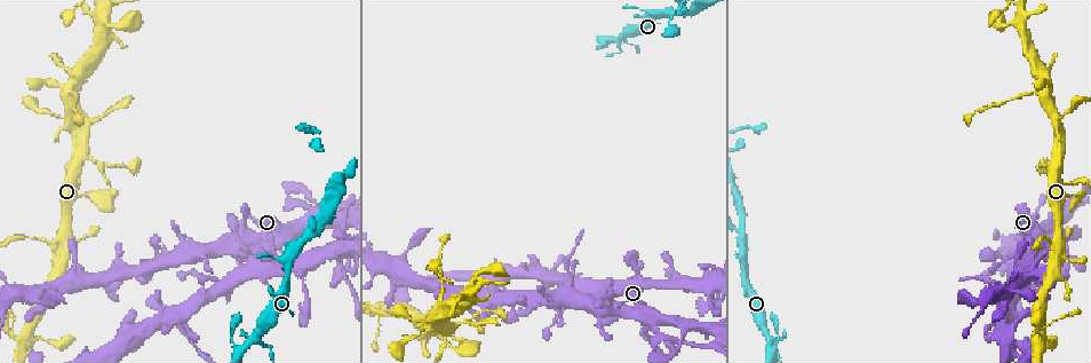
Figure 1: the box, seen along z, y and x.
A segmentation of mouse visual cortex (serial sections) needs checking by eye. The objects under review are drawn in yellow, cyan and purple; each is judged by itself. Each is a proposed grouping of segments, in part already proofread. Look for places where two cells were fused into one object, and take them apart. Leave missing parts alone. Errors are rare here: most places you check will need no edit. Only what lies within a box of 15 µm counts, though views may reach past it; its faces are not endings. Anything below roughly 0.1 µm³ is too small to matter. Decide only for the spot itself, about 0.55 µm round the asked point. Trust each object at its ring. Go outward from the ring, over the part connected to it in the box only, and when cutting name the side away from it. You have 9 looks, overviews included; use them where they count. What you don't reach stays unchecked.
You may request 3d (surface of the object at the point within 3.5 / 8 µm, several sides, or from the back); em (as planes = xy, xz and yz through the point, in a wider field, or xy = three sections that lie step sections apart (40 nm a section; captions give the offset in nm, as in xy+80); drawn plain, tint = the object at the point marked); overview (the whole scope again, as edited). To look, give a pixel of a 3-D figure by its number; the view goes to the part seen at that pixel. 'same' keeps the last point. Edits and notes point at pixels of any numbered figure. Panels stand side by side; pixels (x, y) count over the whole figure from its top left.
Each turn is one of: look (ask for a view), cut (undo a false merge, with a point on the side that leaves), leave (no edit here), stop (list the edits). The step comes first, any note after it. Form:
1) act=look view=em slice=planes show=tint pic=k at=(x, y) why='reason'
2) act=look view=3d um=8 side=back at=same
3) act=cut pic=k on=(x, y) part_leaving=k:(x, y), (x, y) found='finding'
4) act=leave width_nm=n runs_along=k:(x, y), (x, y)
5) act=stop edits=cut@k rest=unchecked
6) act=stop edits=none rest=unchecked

act=look view=3d um=3.5 pic=1 at=(66, 236) why='arms part here'

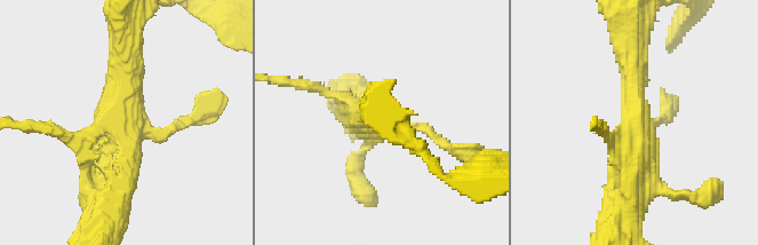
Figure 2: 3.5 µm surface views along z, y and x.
act=look view=em slice=xy step=5 show=tint pic=2 at=(118, 120)

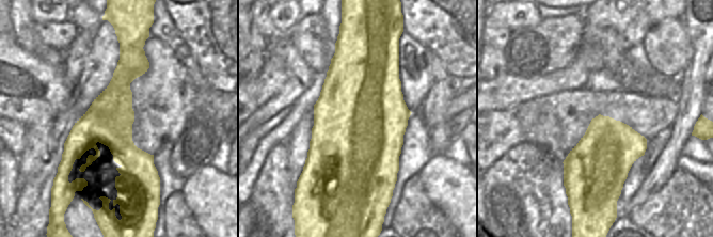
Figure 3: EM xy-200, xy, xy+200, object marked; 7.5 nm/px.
act=look view=em slice=planes show=tint at=same

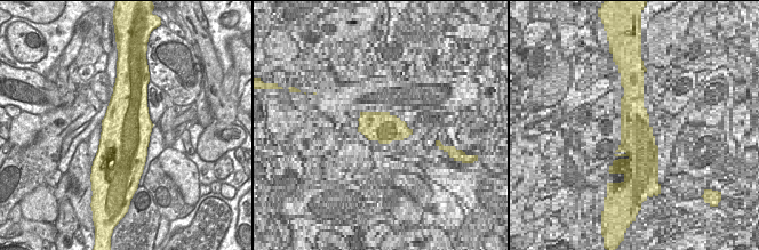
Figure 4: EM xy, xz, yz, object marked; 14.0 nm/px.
act=leave found='all the same cell'

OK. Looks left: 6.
act=look view=3d um=3.5 side=back pic=1 at=(46, 85) why='thin neck'

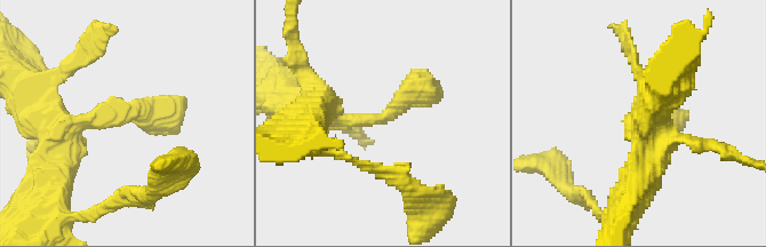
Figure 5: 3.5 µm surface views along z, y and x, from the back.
act=look view=em slice=xy step=3 show=tint pic=5 at=(124, 116)

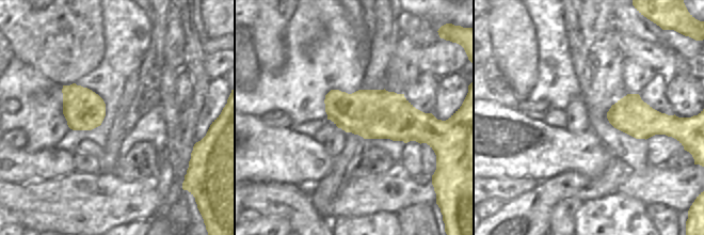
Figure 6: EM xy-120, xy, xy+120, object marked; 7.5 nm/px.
act=leave found='continuous, no second cell'

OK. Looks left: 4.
act=look view=3d um=3.5 side=back pic=1 at=(27, 332) why='abrupt turn'

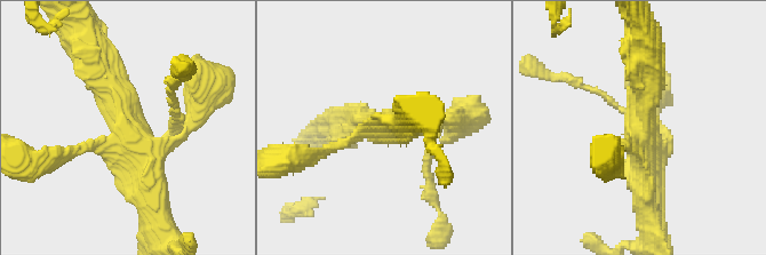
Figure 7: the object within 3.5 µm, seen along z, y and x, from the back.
act=look view=em slice=xy step=2 show=tint pic=7 at=(128, 129) why='shape alone is not enough'

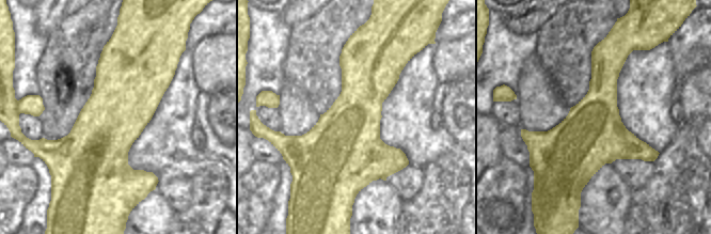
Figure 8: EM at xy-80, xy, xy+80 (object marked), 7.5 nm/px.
act=leave runs_along=7:(97, 64), (146, 148), (192, 124) found='continuous, no second cell'

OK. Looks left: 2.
act=look view=3d um=3.5 pic=1 at=(240, 247) why='three arms meet'

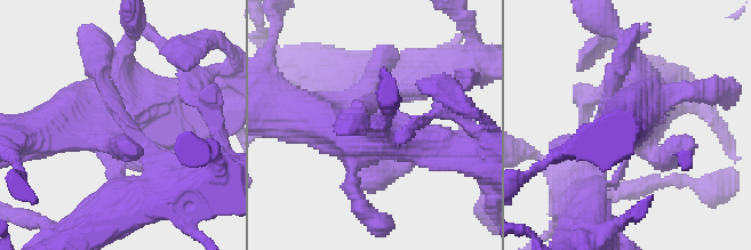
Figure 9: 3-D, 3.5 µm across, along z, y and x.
act=look view=em slice=planes show=tint pic=9 at=(114, 128)

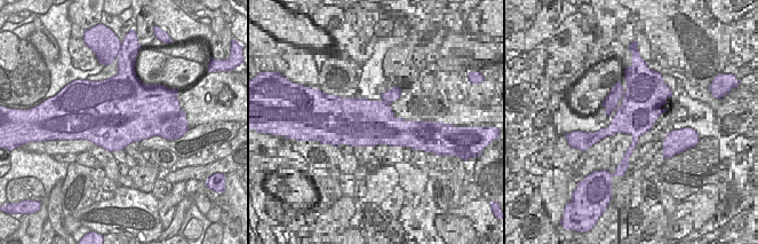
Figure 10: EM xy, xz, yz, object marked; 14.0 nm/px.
act=leave runs_along=9:(653, 98), (598, 144) found='continuous, no second cell'

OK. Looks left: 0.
act=stop edits=none rest=unchecked

